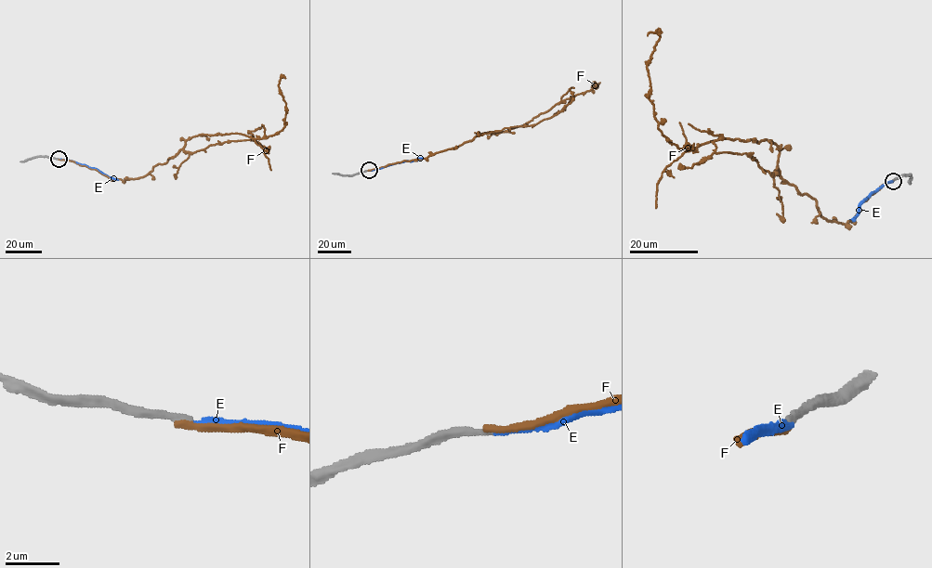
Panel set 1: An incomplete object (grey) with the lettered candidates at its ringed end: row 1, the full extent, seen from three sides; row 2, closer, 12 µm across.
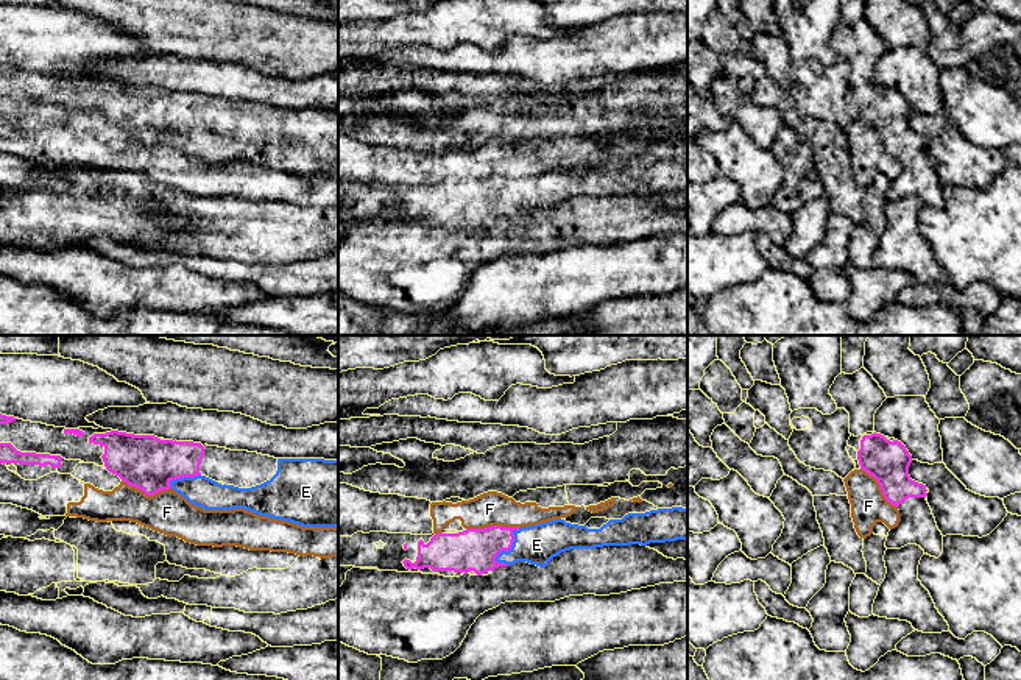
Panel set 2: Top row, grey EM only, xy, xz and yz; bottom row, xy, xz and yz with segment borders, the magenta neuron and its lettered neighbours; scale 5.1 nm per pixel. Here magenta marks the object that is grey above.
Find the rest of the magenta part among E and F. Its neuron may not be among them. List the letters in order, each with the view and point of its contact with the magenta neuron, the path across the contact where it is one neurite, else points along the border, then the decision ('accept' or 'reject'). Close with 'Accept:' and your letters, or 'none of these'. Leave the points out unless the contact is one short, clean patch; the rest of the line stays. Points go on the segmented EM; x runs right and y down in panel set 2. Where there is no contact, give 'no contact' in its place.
E: xz (510, 548) | across xz (474, 549), (510, 548), (536, 545) | accept
F: xz (493, 526) | reject
Accept: E

